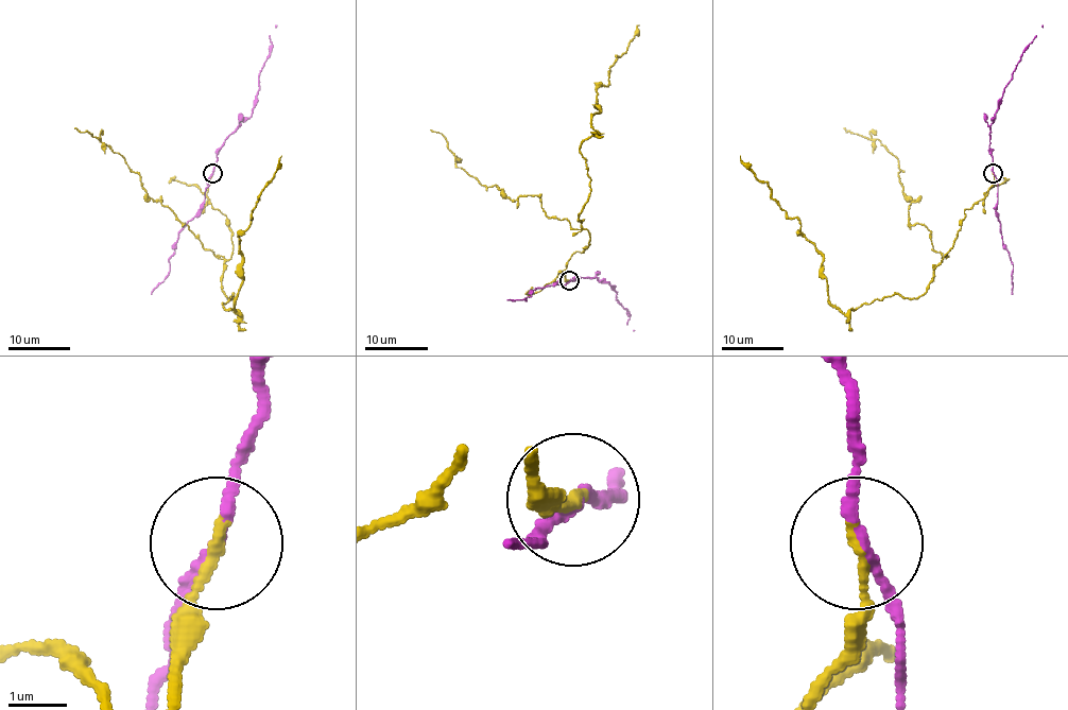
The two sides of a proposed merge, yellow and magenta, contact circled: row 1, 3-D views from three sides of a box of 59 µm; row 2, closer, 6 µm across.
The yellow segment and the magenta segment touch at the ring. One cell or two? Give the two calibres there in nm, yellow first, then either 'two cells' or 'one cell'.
calibres 180 and 190 nm; two cells

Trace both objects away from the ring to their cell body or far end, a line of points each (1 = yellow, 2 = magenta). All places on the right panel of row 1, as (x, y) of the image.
1: (993, 173), (987, 193), (964, 210), (927, 290), (843, 313), (829, 300), (823, 254), (740, 156)
2: (993, 173), (989, 125), (1022, 52), (1043, 26)

